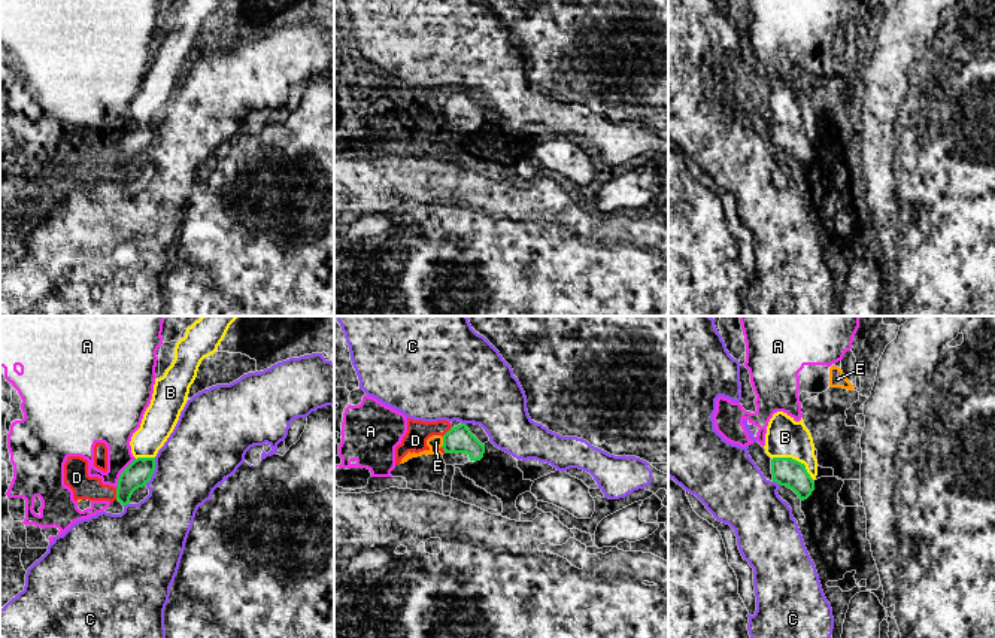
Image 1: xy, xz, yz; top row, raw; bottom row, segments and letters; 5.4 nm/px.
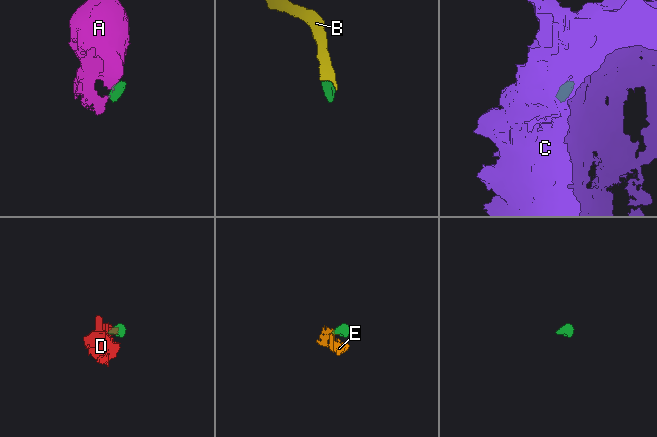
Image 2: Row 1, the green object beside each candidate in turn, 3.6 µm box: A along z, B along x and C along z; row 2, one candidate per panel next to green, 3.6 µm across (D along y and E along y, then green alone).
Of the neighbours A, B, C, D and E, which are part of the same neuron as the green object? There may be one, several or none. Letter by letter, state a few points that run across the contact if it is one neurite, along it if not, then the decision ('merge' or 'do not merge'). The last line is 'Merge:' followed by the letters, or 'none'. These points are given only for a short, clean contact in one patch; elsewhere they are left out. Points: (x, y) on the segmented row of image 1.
A: xy (135, 458), (121, 473), (117, 488) | do not merge
B: yz (786, 471), (794, 459), (785, 437) | merge
C: xy (155, 458), (155, 470), (145, 485) | do not merge
D: xy (115, 488), (117, 498) | do not merge
E: xz (443, 437), (440, 446) | do not merge
Merge: B

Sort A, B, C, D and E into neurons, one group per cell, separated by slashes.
A C D E / B

